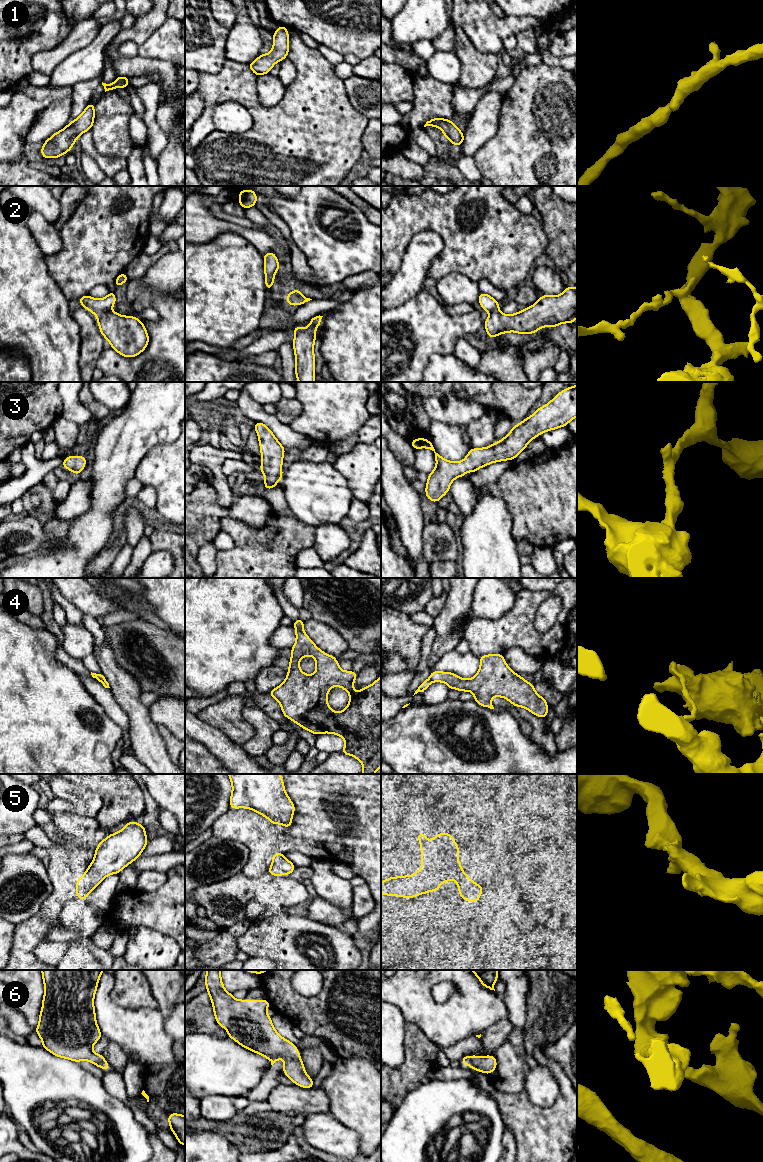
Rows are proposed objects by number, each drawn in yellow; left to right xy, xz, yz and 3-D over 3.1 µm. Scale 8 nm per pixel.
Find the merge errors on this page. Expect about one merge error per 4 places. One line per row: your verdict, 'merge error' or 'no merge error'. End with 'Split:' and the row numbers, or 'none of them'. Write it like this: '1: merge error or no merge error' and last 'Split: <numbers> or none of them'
1: no merge error
2: merge error
3: no merge error
4: merge error
5: no merge error
6: no merge error
Split: 2, 4

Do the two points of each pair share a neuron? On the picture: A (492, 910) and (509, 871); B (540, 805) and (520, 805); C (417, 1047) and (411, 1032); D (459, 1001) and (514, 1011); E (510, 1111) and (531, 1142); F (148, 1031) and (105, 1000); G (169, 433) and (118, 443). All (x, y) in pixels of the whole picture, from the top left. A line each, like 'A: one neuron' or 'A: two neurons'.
A: one neuron
B: two neurons
C: one neuron
D: two neurons
E: one neuron
F: one neuron
G: one neuron

